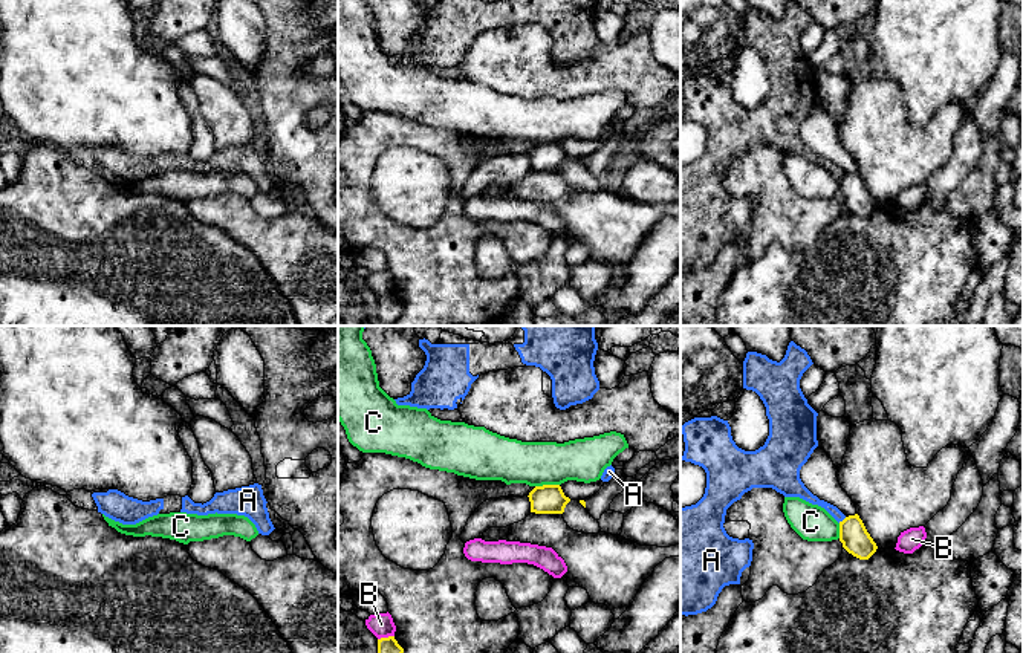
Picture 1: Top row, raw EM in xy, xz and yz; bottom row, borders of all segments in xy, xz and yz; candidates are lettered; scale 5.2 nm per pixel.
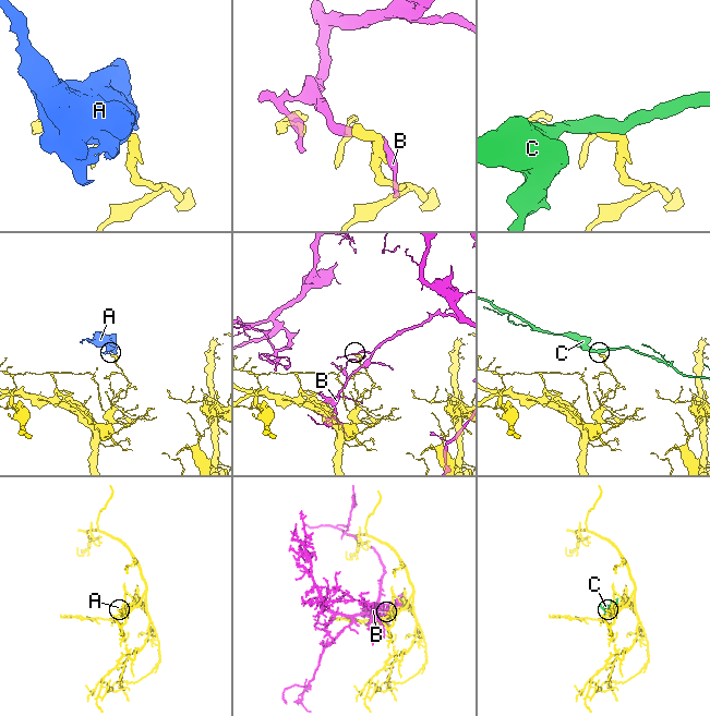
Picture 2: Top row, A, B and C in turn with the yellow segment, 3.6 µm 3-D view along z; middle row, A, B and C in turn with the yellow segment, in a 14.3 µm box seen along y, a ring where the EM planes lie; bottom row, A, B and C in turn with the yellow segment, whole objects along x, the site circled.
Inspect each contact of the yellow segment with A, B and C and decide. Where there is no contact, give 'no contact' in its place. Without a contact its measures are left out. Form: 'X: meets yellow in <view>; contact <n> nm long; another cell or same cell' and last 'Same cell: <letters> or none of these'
A: meets yellow in yz; contact 50 nm long; another cell
B: meets yellow in xz; contact 90 nm long; another cell
C: meets yellow in xz; contact 130 nm long; another cell
Same cell: none of these

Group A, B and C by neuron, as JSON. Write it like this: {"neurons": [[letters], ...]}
{"neurons": [["A"], ["B"], ["C"]]}

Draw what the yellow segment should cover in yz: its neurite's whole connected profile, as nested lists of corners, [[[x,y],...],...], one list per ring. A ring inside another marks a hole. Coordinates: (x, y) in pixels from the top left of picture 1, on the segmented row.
[[[858,514],[840,521],[840,541],[849,554],[859,560],[869,560],[878,549]]]

